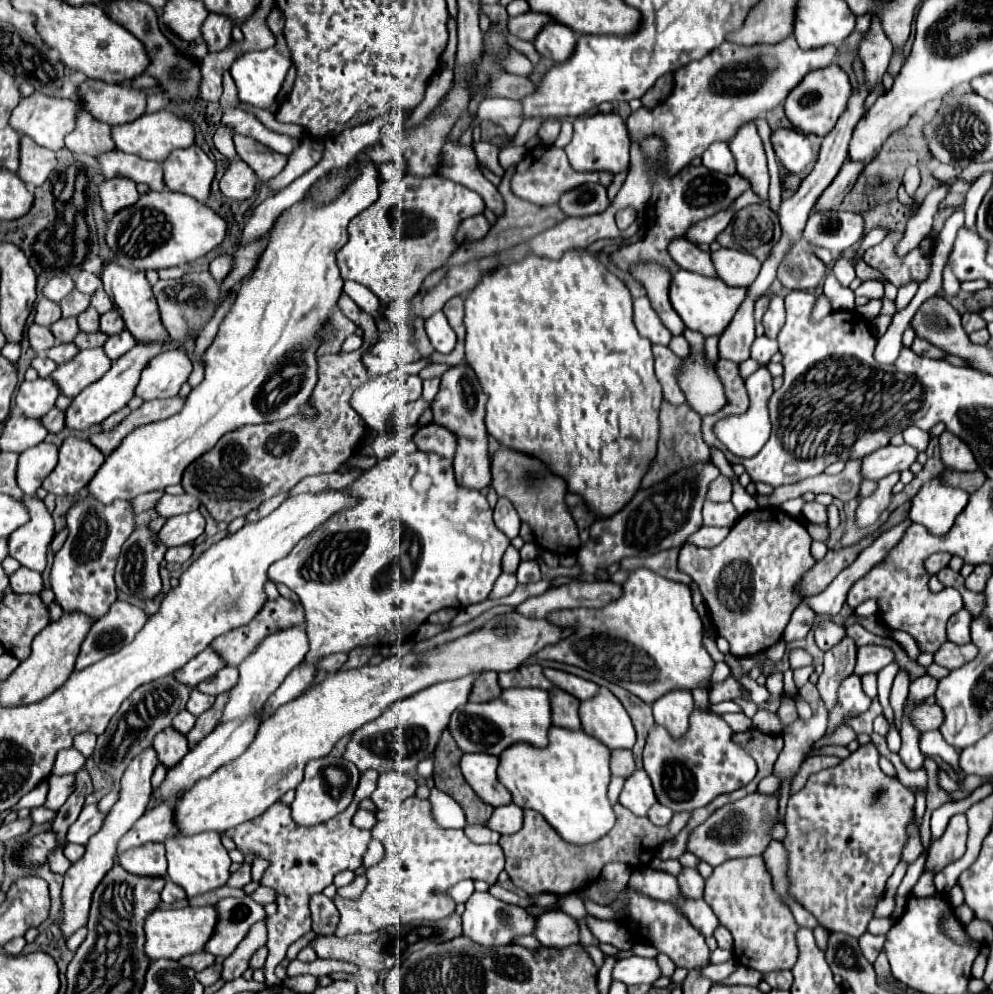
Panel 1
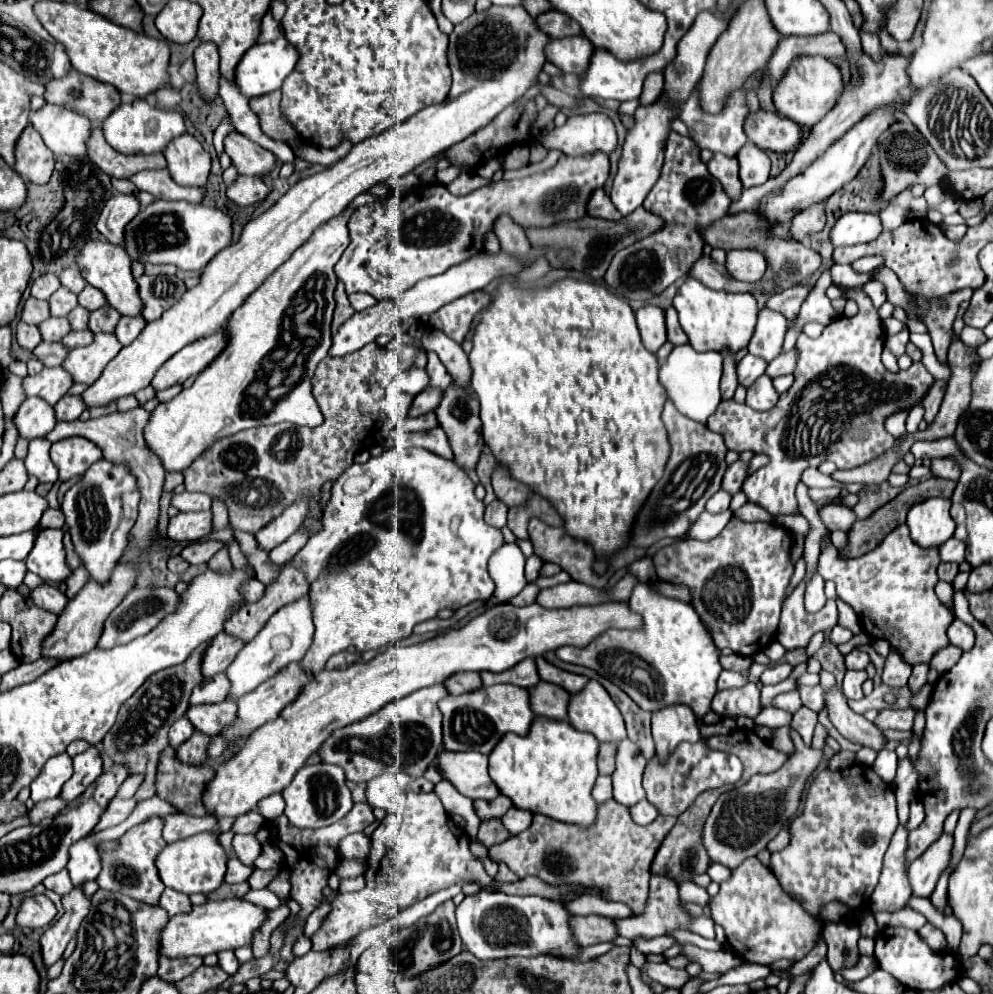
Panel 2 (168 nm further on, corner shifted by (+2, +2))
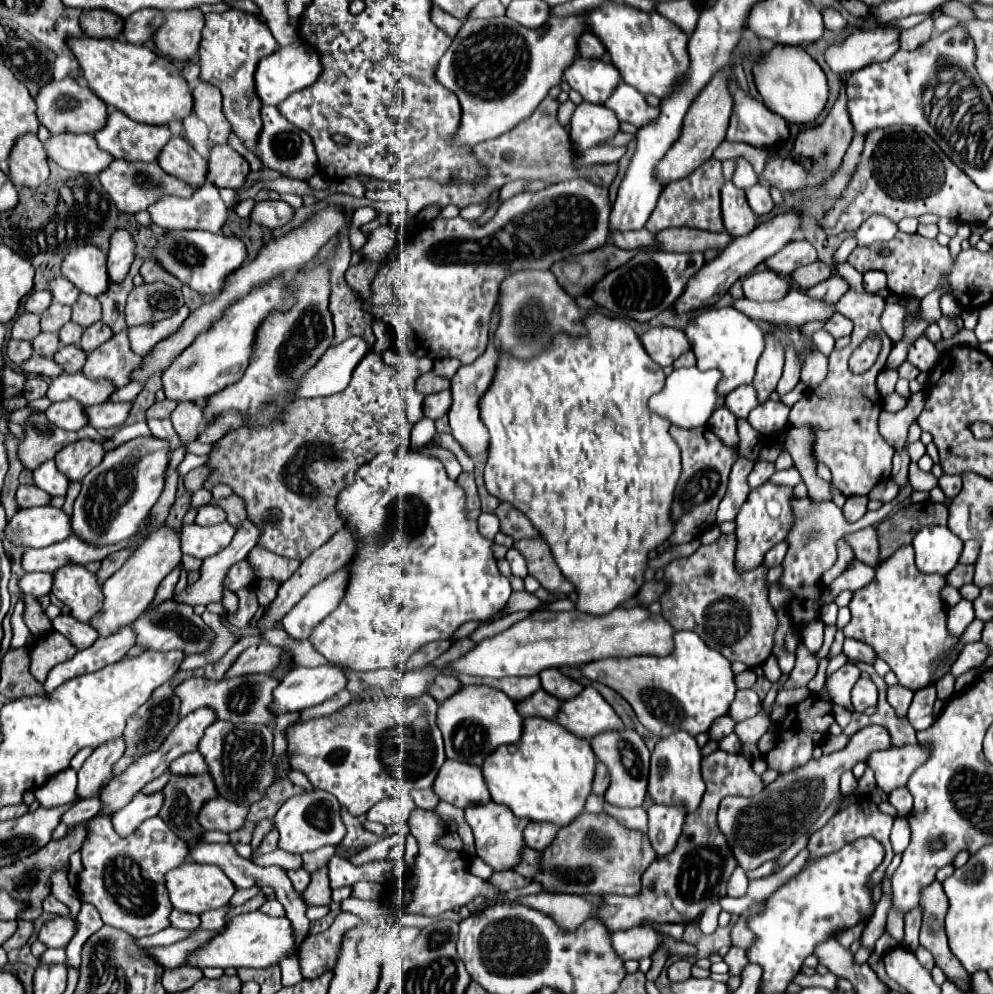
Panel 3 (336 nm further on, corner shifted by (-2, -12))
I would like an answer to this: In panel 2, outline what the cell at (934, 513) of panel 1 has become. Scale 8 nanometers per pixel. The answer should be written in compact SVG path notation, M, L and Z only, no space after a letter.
M932 497L922 503L916 503L908 511L910 537L916 545L930 549L940 547L954 535L956 523L950 517L950 499Z

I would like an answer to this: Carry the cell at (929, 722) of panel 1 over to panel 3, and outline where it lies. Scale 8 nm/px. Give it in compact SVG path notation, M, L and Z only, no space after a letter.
M868 725L852 735L850 743L830 755L820 759L810 759L804 767L798 767L786 775L780 775L774 783L766 785L756 797L726 797L718 809L718 827L728 839L728 847L744 871L760 867L764 861L782 855L796 839L800 839L808 827L818 819L818 815L828 807L830 801L840 793L840 775L852 769L858 761L866 761L872 751L892 747L890 733L886 727Z

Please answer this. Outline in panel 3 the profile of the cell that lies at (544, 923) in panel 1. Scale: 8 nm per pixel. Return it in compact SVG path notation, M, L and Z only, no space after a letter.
M632 927L626 931L610 933L612 949L624 961L650 957L660 941L662 941L662 935L650 927Z

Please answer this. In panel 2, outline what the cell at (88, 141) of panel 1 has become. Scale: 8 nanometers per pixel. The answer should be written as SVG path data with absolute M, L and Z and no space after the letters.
M94 129L88 141L88 157L114 179L130 179L144 169L166 169L166 157L162 153L152 155L124 155L112 149L102 135L102 129Z

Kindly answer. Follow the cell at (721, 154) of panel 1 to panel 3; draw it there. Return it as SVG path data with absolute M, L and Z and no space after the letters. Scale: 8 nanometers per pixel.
M726 181L720 189L720 195L722 195L722 219L724 219L726 231L732 237L740 237L752 231L758 219L752 213L744 191L738 189L732 181Z

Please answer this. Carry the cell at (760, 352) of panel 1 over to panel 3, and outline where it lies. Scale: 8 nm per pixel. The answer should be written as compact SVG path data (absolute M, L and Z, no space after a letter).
M752 383L748 385L740 385L736 387L732 393L728 393L726 397L726 407L736 415L736 417L746 417L752 407L758 405L758 399L756 399L756 389Z

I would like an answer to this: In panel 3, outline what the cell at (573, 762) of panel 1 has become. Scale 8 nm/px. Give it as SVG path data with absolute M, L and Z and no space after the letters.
M526 719L524 739L512 747L500 747L492 759L484 761L482 771L494 803L510 807L520 819L566 827L584 813L584 803L592 793L594 767L596 755L590 741L564 731L556 721Z

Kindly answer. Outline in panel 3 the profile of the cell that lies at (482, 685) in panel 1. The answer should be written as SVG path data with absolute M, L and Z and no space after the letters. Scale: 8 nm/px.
M442 675L440 679L436 679L436 683L432 683L432 691L428 691L438 703L446 701L448 697L452 697L454 693L458 693L462 689L462 683L452 677L452 675Z

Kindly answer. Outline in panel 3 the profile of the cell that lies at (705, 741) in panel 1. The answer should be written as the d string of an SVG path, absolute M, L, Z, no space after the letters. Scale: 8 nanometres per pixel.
M652 803L652 807L648 809L648 819L650 819L648 837L652 841L652 847L656 849L658 857L664 857L668 855L668 851L672 851L682 833L686 807Z

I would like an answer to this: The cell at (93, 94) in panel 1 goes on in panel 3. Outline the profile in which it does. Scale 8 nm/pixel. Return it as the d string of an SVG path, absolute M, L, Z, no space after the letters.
M72 77L52 81L48 87L42 87L40 95L36 97L36 115L40 125L44 125L50 133L62 133L62 131L72 131L72 133L96 133L104 127L108 119L106 103L100 101L88 87L78 85Z

